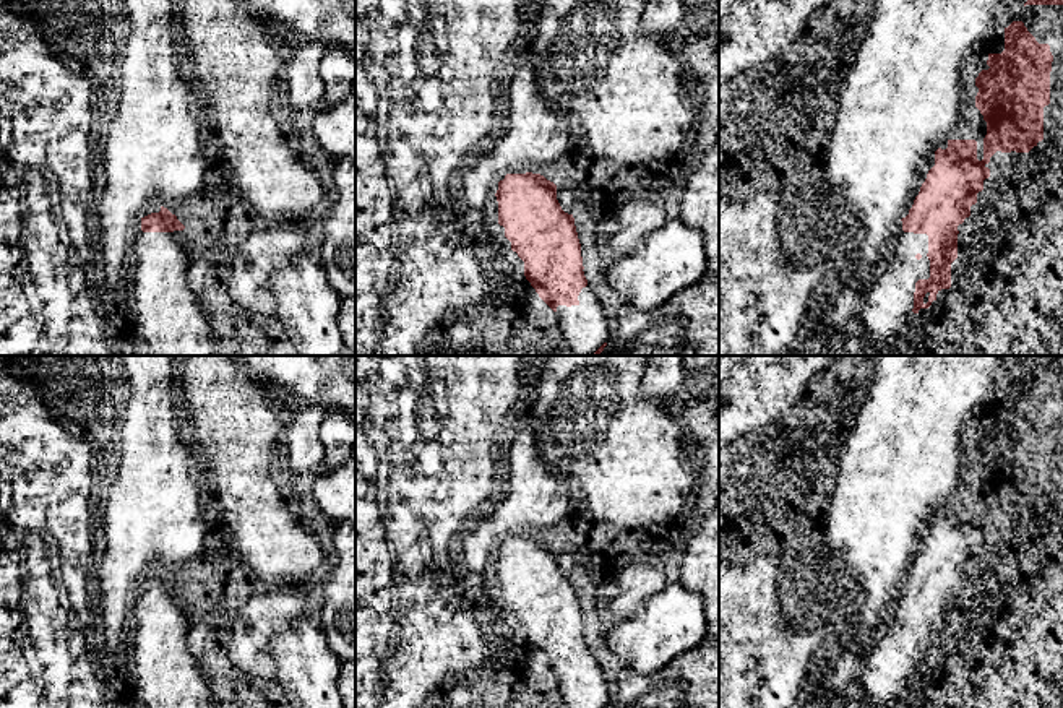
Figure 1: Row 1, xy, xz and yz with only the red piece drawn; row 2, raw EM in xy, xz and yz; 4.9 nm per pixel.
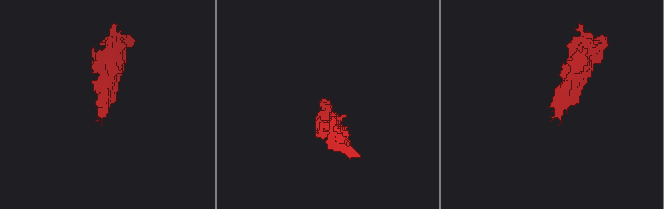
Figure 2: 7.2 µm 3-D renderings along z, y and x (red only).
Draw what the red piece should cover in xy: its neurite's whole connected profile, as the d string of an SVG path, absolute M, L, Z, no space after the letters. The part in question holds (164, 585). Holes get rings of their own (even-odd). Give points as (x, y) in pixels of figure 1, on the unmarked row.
M167 572L141 581L135 664L146 708L214 708L211 689L190 648L188 596Z

